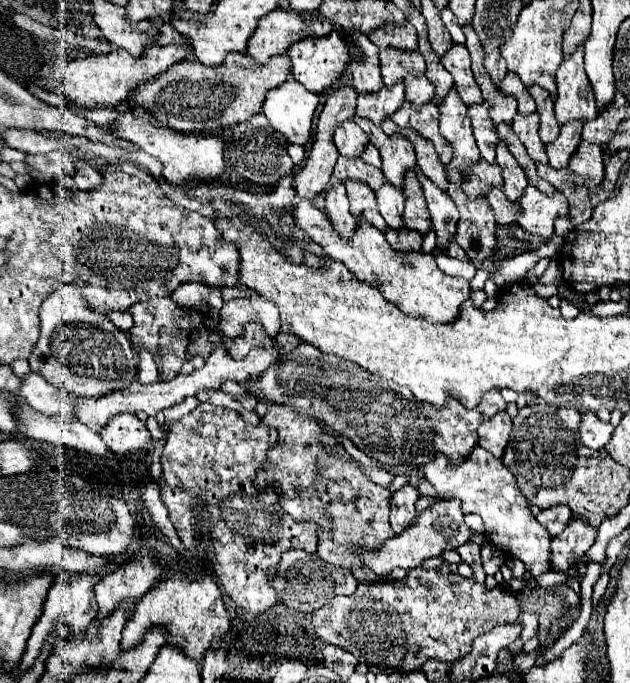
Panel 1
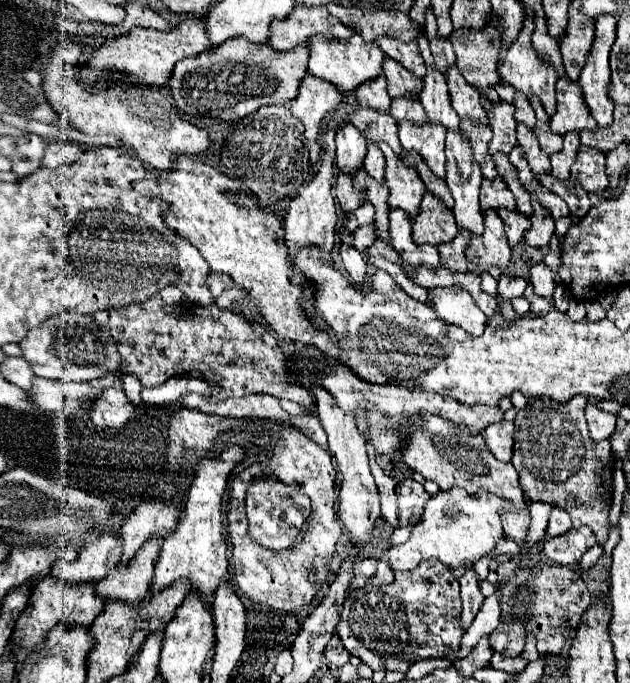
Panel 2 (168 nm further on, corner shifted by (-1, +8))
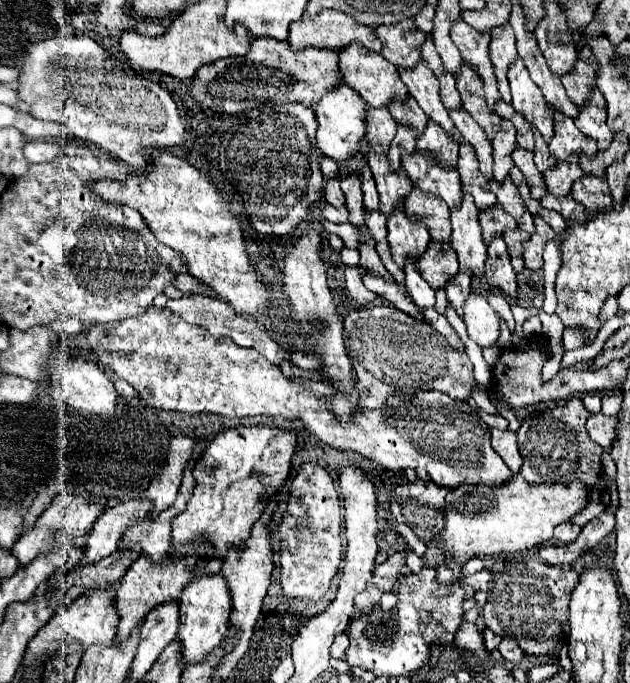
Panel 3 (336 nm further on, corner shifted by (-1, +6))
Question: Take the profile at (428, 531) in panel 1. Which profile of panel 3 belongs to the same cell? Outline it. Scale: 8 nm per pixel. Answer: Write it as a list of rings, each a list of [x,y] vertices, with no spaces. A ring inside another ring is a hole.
[[[518,473],[504,485],[460,485],[446,497],[446,527],[430,543],[424,563],[432,569],[446,563],[454,575],[460,575],[464,561],[474,555],[516,553],[546,545],[552,541],[554,527],[578,515],[588,501],[590,487],[578,479],[570,483],[534,485]]]

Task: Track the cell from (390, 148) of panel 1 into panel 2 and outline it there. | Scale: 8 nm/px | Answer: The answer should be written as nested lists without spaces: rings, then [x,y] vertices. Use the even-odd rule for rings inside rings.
[[[378,145],[386,157],[386,173],[384,179],[390,187],[390,197],[388,197],[388,205],[390,209],[404,209],[410,219],[414,219],[414,215],[418,213],[422,195],[426,191],[418,171],[414,167],[406,167],[400,157],[396,157],[396,153],[392,153],[392,149],[388,149],[388,145]]]

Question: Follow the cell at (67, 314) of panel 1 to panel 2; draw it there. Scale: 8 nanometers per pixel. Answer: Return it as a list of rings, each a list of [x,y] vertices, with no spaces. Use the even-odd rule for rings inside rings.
[[[64,311],[32,329],[20,341],[24,359],[32,365],[34,375],[58,381],[92,381],[106,375],[120,375],[120,353],[106,327],[98,325],[94,315]]]

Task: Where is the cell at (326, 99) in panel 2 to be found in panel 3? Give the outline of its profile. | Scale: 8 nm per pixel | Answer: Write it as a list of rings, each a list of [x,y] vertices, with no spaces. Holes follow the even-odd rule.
[[[342,83],[338,89],[326,93],[322,101],[316,105],[316,119],[318,119],[318,133],[316,143],[322,149],[322,153],[338,163],[344,163],[360,153],[360,143],[366,137],[366,119],[364,111],[368,109],[368,103],[352,91],[346,83]]]

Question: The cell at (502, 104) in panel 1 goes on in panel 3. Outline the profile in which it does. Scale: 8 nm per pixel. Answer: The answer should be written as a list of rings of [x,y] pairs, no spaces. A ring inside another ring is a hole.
[[[502,121],[500,131],[496,133],[492,141],[492,157],[494,157],[494,179],[502,181],[510,175],[512,163],[512,151],[516,149],[516,127],[512,127],[510,121]]]

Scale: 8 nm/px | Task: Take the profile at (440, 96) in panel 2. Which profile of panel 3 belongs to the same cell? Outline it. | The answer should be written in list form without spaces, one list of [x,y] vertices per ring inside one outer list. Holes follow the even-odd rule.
[[[434,121],[428,123],[426,131],[420,135],[420,139],[416,141],[416,151],[424,153],[424,155],[432,155],[434,159],[438,159],[438,163],[442,167],[456,167],[456,159],[458,159],[458,145],[456,141],[452,141],[446,131],[436,125]]]

